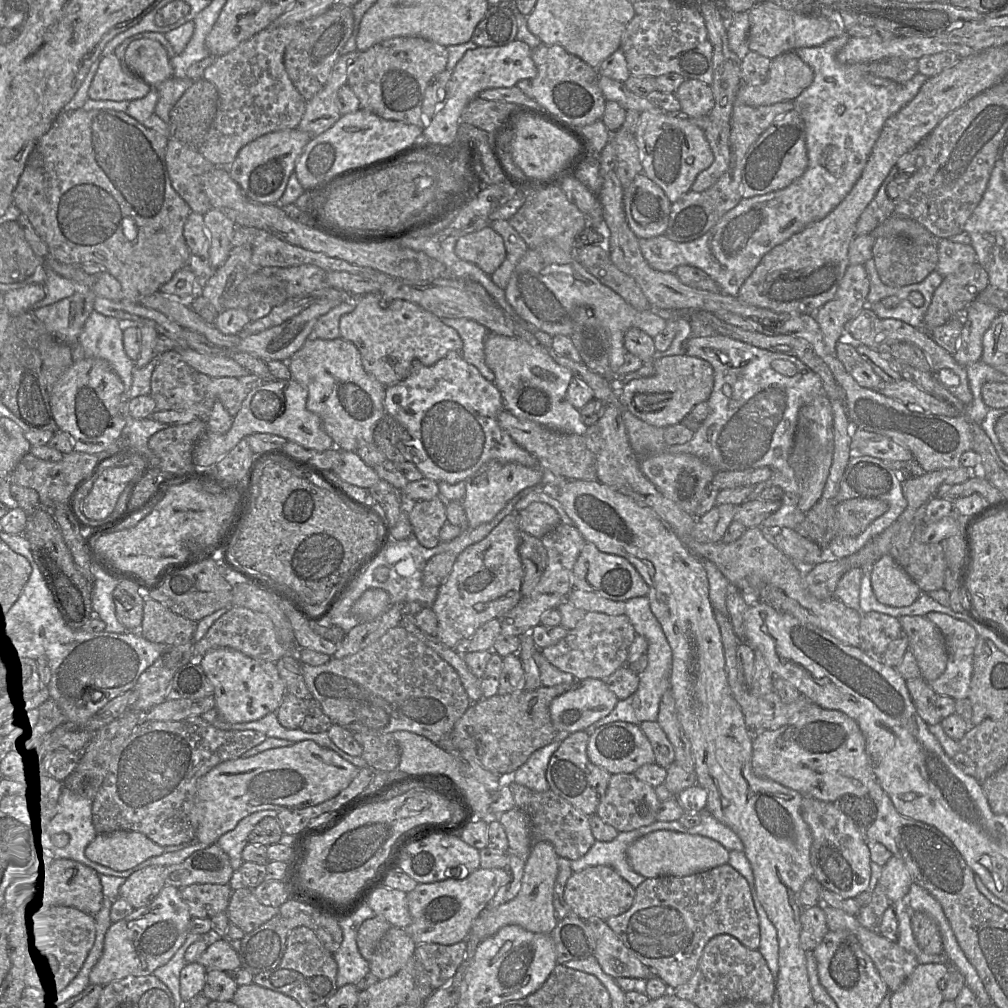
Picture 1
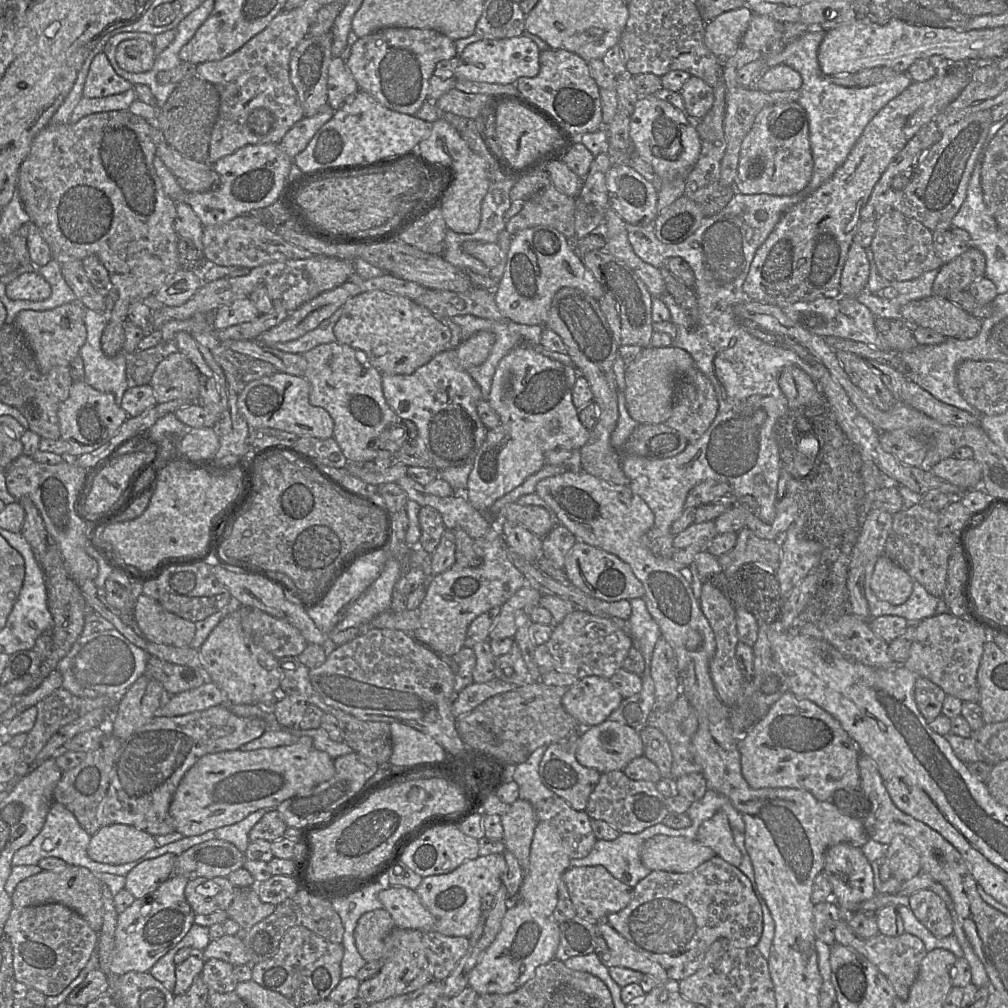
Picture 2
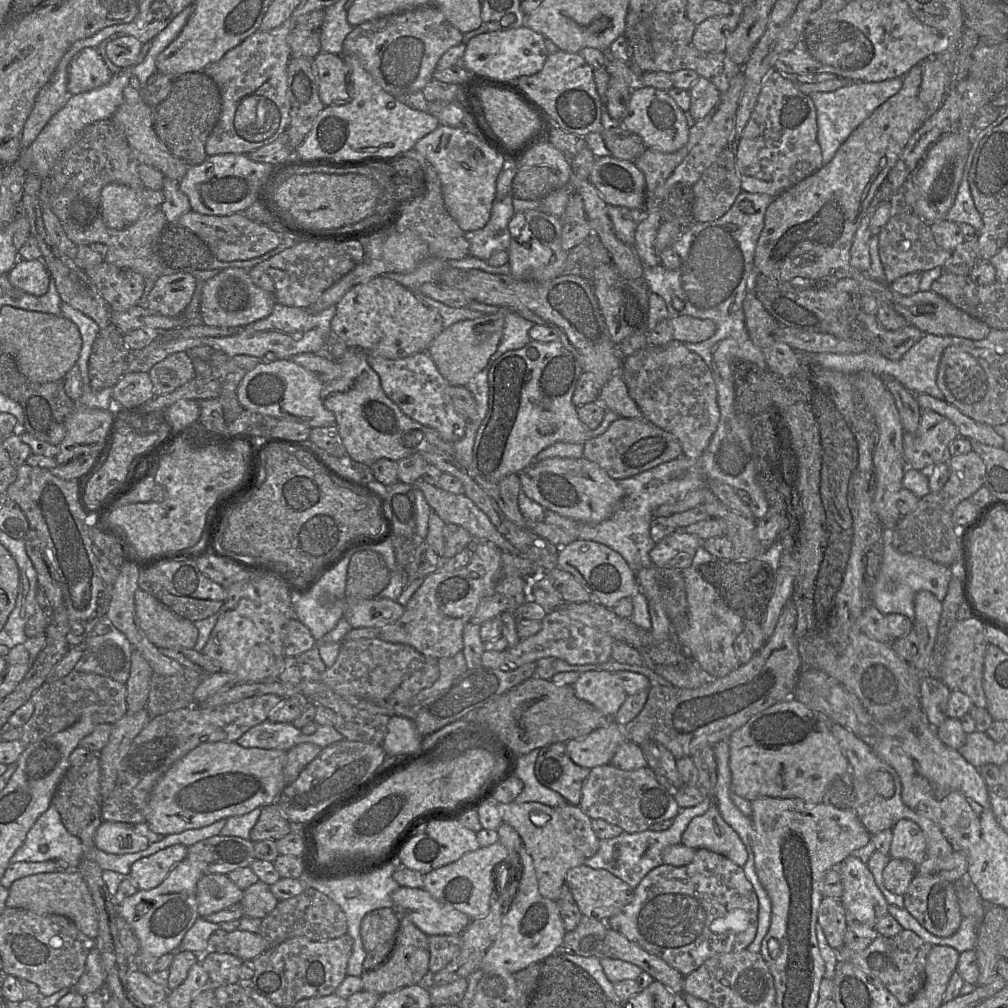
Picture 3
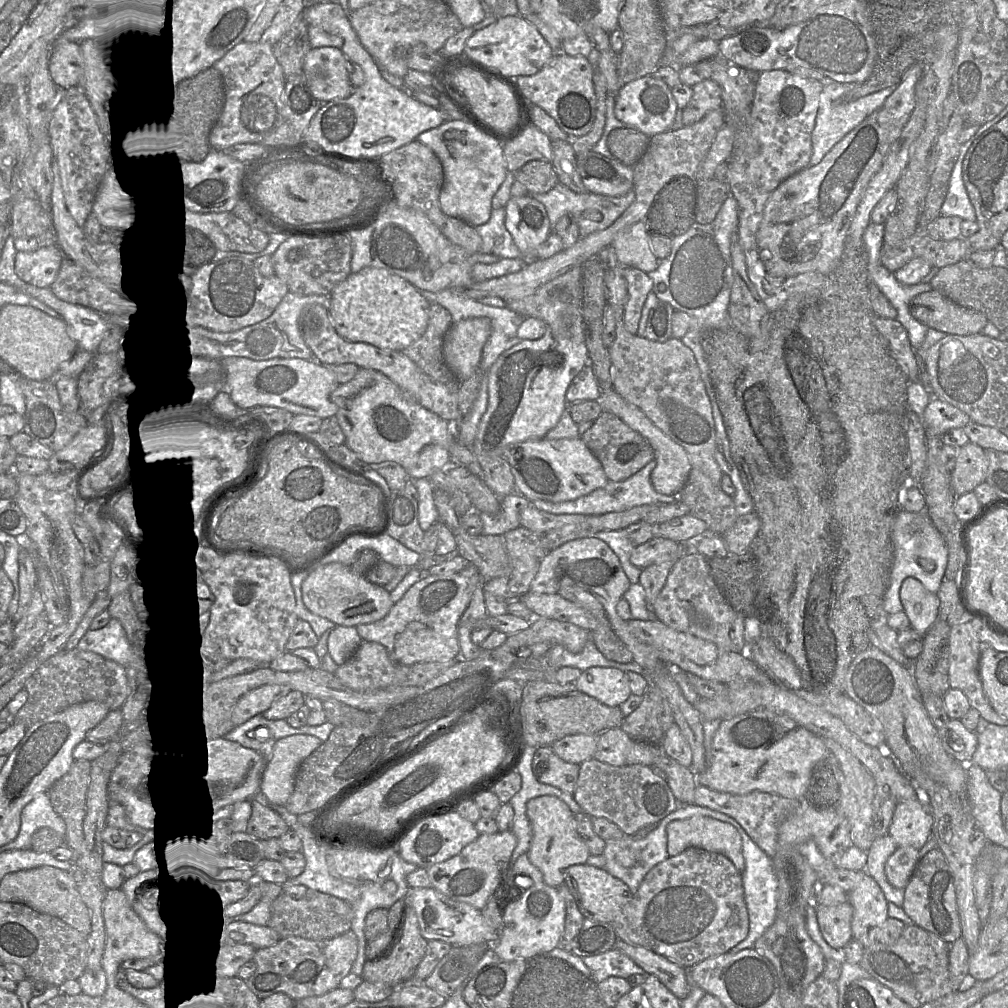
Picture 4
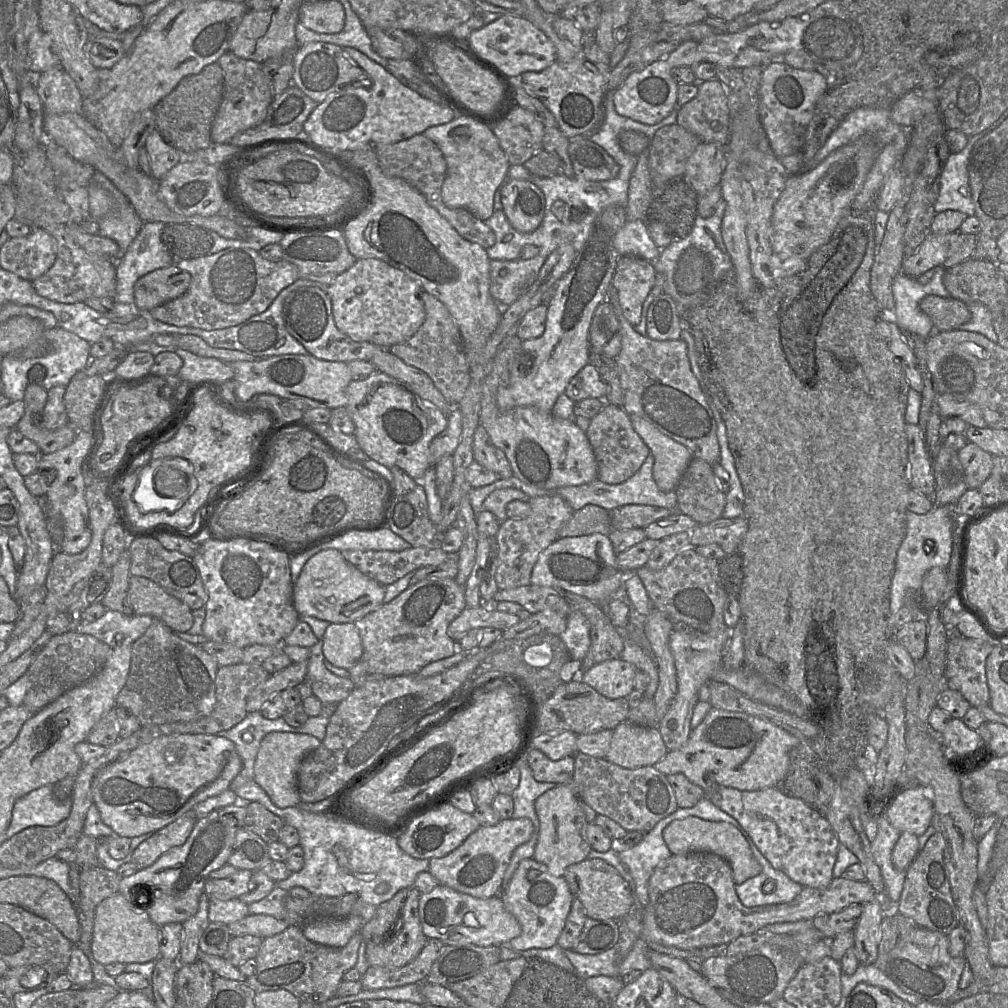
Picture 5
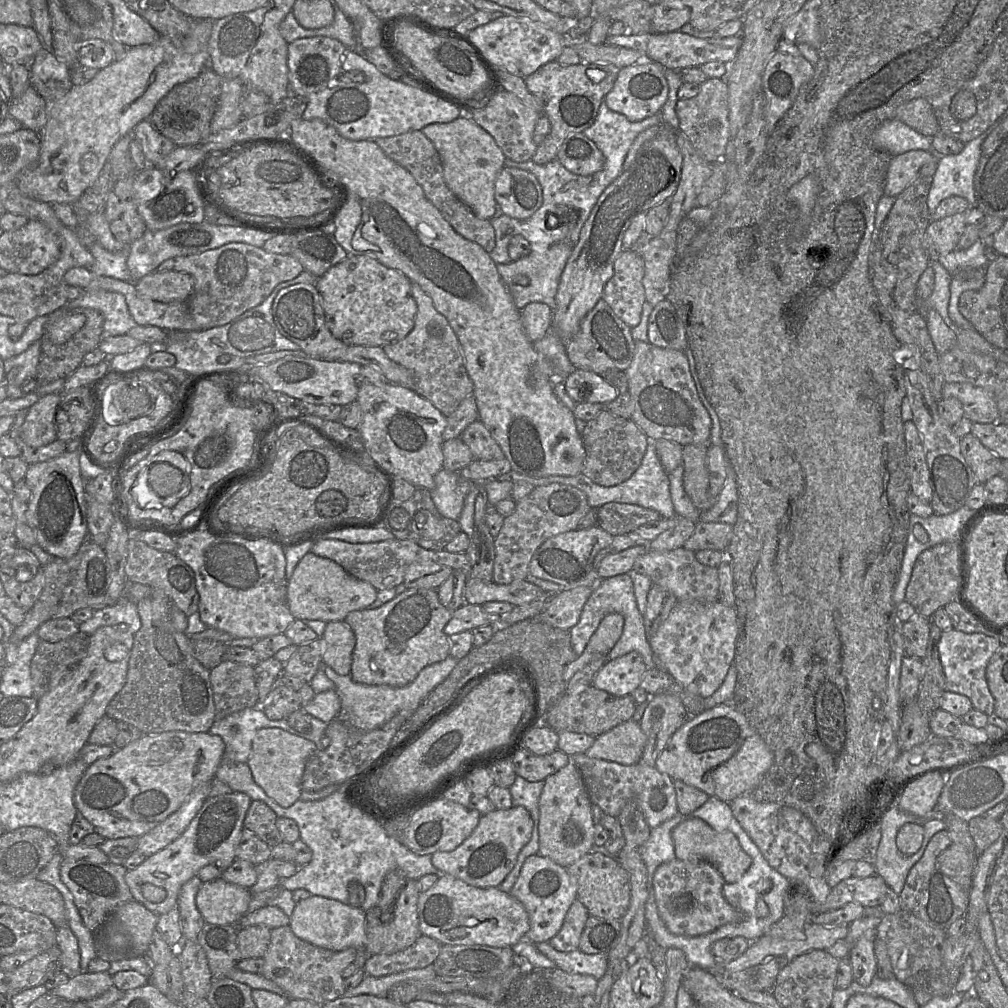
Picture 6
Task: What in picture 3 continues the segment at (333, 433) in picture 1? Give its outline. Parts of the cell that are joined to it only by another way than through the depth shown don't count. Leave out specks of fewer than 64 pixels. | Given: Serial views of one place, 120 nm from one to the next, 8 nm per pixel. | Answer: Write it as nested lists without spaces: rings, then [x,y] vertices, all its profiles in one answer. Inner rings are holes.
[[[348,349],[335,361],[340,365],[341,375],[324,383],[320,398],[324,407],[335,415],[346,455],[356,462],[371,465],[382,458],[398,462],[427,447],[436,447],[454,457],[453,443],[443,440],[436,430],[406,416],[385,395],[380,378],[369,365],[364,351]]]

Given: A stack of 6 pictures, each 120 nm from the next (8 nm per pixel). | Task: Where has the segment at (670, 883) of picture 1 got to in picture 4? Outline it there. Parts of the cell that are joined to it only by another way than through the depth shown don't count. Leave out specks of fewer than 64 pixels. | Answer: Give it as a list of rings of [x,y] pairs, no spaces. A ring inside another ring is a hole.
[[[688,848],[646,874],[612,926],[618,939],[650,949],[683,968],[728,953],[749,933],[742,873],[723,854]]]

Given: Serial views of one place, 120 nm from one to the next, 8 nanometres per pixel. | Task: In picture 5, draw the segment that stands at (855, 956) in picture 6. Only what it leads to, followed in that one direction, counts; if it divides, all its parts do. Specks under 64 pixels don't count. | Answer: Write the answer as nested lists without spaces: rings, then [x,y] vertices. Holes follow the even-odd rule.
[[[878,896],[860,905],[862,913],[854,928],[854,948],[860,964],[873,965],[878,958],[880,927],[885,917],[885,901]]]

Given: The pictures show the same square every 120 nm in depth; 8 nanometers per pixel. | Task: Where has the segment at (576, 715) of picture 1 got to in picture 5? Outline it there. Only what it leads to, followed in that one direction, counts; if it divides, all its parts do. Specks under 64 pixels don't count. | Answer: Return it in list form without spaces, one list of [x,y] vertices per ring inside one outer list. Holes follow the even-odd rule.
[[[614,659],[593,666],[578,679],[604,697],[614,700],[626,698],[635,689],[637,671],[632,663]]]

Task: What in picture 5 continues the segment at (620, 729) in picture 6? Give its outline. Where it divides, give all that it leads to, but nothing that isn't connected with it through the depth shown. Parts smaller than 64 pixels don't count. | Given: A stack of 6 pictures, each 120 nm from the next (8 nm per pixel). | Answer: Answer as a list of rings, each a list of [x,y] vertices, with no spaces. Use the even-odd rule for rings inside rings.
[[[624,721],[613,729],[606,760],[626,769],[654,766],[668,753],[659,728]]]

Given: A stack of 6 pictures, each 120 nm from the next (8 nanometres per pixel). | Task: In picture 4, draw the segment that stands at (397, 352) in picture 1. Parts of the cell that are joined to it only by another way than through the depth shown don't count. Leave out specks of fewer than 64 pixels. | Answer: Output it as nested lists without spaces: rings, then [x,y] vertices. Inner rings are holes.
[[[366,267],[351,273],[330,293],[329,315],[344,339],[402,352],[425,333],[429,306],[421,291],[401,276],[386,269]]]

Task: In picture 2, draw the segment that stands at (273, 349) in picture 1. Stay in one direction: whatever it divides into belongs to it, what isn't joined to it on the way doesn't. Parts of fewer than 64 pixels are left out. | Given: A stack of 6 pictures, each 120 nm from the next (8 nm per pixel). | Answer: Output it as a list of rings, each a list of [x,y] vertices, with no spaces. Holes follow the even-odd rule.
[[[346,281],[304,303],[280,324],[261,333],[255,341],[270,347],[278,342],[298,339],[332,316],[347,300],[360,293],[362,289],[359,285]]]

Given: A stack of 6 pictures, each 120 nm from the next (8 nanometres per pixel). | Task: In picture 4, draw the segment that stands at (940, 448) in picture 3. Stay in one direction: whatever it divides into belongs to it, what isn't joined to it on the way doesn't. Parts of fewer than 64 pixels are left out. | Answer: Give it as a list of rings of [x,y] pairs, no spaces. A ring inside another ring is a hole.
[[[933,397],[924,411],[922,421],[927,439],[927,436],[941,438],[953,428],[964,428],[971,419],[959,408],[938,397]]]

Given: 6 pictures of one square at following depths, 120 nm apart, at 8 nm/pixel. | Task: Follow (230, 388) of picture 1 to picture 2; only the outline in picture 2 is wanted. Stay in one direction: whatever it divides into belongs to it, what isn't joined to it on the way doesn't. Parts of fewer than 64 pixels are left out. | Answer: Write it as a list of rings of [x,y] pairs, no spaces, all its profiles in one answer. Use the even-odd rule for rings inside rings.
[[[180,352],[170,354],[157,365],[149,384],[157,403],[176,399],[199,401],[198,372]]]

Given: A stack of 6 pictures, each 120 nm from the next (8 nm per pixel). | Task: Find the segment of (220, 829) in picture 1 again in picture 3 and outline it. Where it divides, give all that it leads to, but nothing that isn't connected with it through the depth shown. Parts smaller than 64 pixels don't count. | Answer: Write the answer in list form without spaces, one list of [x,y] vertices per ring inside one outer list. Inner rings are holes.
[[[207,742],[176,761],[151,791],[145,823],[156,834],[167,836],[209,826],[221,819],[242,816],[257,807],[274,804],[284,789],[284,750],[245,748],[237,742]]]

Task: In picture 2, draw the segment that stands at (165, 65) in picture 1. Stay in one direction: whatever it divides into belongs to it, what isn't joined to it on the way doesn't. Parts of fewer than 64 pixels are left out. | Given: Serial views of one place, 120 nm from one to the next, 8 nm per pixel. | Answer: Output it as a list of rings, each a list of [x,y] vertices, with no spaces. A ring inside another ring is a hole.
[[[141,38],[122,41],[115,54],[118,65],[133,73],[149,71],[154,64],[156,53],[154,46]]]

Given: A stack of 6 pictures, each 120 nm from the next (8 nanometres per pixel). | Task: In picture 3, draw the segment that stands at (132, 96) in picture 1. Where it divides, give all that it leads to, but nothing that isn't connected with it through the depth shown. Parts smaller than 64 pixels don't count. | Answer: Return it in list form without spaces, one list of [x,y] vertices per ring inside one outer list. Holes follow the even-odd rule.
[[[84,48],[71,60],[68,67],[69,95],[87,92],[107,84],[113,74],[96,48]]]

